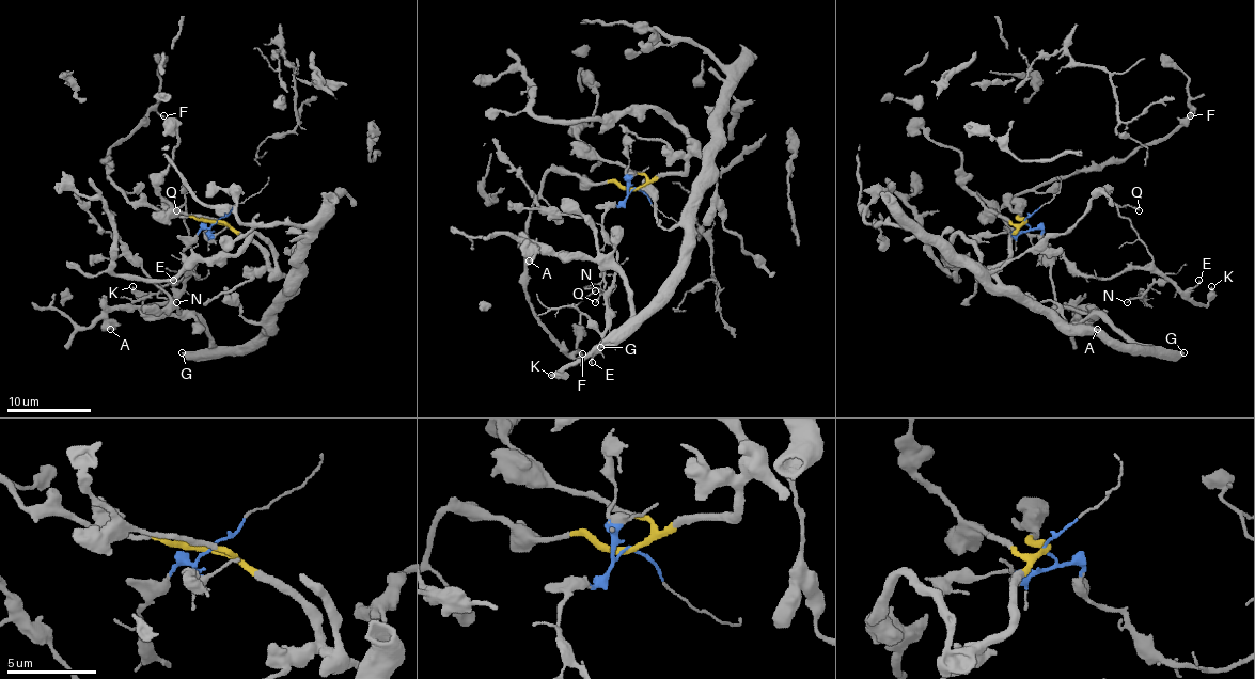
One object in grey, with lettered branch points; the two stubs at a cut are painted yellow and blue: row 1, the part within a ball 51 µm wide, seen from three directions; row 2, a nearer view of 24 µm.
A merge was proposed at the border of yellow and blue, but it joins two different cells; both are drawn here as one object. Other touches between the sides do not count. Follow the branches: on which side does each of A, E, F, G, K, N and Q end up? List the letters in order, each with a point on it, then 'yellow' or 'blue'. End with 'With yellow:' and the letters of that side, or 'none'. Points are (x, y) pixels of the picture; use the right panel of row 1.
A: (1097, 329) | yellow
E: (1198, 280) | blue
F: (1190, 115) | yellow
G: (1183, 352) | yellow
K: (1211, 286) | blue
N: (1127, 302) | blue
Q: (1139, 210) | blue
With yellow: A, F, G

